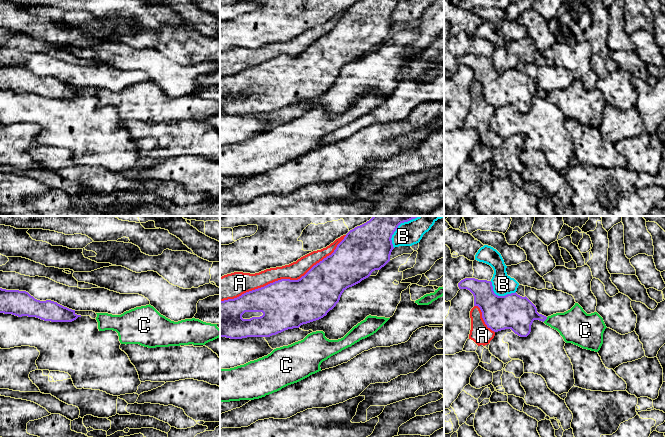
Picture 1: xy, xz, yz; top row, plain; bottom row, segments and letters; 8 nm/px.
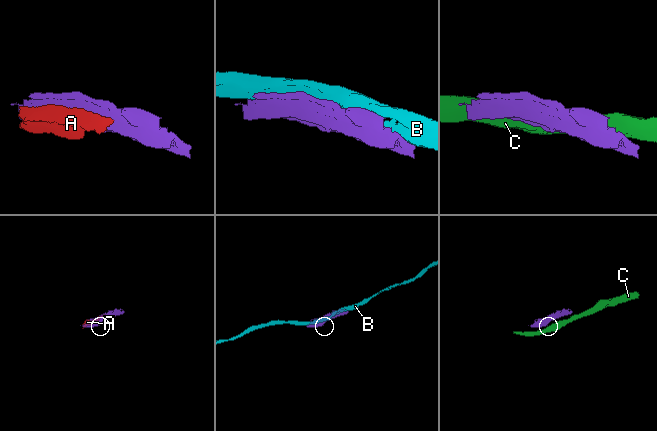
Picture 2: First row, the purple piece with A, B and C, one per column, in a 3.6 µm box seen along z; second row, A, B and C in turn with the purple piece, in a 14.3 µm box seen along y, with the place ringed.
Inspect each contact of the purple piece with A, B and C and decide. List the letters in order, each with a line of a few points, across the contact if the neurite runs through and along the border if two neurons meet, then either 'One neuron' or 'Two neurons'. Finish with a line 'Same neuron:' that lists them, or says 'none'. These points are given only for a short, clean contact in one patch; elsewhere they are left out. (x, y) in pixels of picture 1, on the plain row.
A: Two neurons
B: Two neurons
C: Line: yz (547, 93), (543, 97). Two neurons
Same neuron: none

